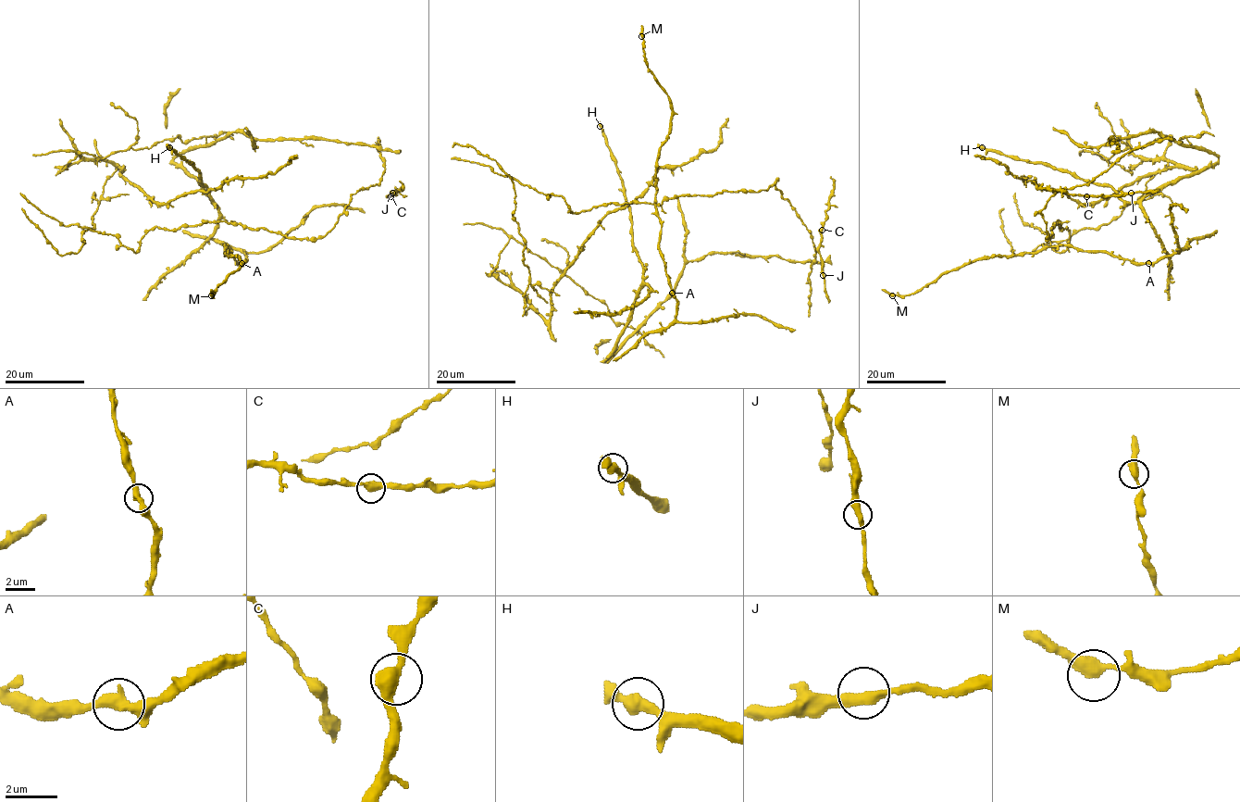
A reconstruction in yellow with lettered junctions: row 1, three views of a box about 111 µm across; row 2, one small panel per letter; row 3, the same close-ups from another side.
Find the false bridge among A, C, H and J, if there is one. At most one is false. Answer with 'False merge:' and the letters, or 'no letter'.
False merge: no letter

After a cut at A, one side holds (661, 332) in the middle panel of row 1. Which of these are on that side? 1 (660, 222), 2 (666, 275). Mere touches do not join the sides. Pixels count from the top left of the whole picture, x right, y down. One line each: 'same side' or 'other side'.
1: other side
2: other side

